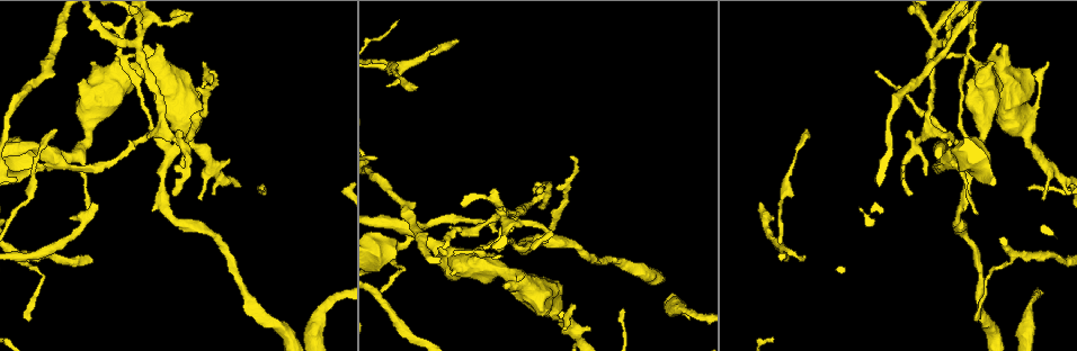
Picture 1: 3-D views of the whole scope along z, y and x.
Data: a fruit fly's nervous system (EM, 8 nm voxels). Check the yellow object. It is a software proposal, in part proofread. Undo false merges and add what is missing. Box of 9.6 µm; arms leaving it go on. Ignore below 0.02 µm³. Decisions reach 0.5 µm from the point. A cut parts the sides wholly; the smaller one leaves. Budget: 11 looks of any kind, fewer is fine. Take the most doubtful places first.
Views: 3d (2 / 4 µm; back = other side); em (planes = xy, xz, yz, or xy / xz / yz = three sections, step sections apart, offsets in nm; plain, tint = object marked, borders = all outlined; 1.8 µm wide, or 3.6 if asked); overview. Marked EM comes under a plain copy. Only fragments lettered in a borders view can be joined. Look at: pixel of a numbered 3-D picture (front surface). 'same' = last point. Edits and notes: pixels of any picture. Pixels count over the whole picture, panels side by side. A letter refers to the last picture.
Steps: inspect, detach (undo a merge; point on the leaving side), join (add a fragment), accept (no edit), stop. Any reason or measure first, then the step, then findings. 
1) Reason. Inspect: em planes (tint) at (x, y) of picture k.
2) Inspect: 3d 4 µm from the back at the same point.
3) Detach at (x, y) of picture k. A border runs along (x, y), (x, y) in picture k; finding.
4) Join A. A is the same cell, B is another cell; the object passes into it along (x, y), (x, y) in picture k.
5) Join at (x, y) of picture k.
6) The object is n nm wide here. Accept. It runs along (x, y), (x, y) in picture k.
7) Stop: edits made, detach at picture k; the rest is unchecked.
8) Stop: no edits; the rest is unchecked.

Abrupt turn. Inspect: em 3.6 µm planes (tint) at (948, 158) of picture 1.

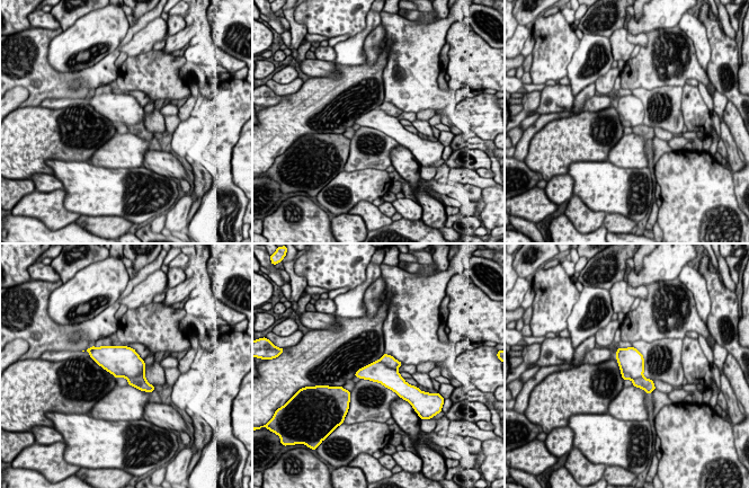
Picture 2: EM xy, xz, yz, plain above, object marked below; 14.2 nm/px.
What lies round it. Inspect: em 3.6 µm planes (borders) at the same point.

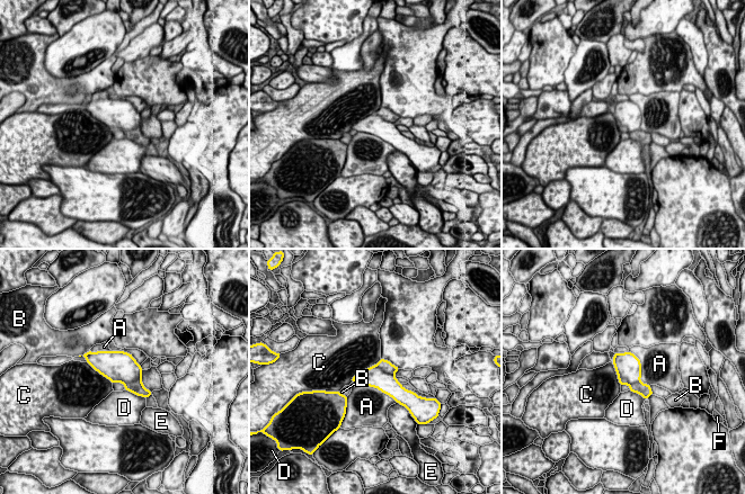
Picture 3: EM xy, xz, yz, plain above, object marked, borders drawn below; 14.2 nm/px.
Detach at (639, 387) of picture 3. A, B, C, D, E and F are other cells; a border runs along (617, 371), (629, 384), (639, 382) in picture 3; a second cell is stuck on.

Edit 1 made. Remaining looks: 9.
Redraw. Inspect: overview.

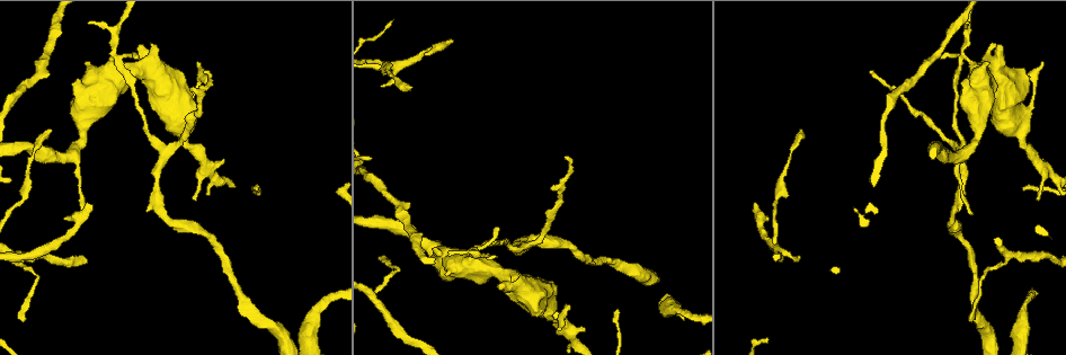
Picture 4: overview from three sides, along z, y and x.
An open end. Inspect: em yz step 16 (borders) at (798, 256) of picture 4.

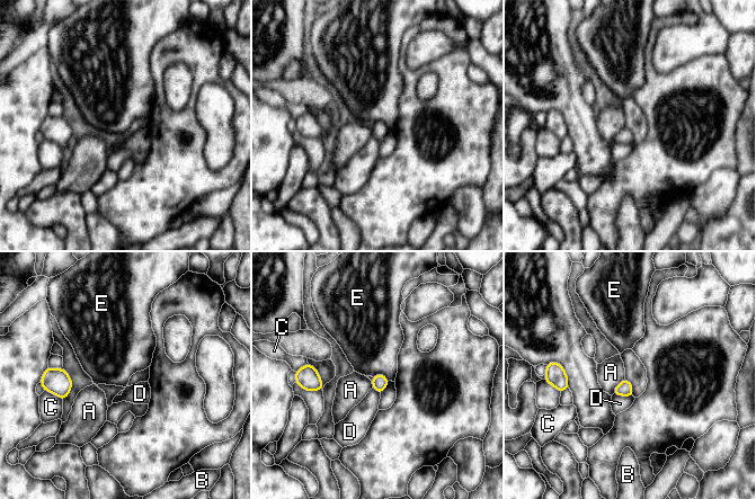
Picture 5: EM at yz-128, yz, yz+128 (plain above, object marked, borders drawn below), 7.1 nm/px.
Inspect: em xy step 8 (borders) at the same point.

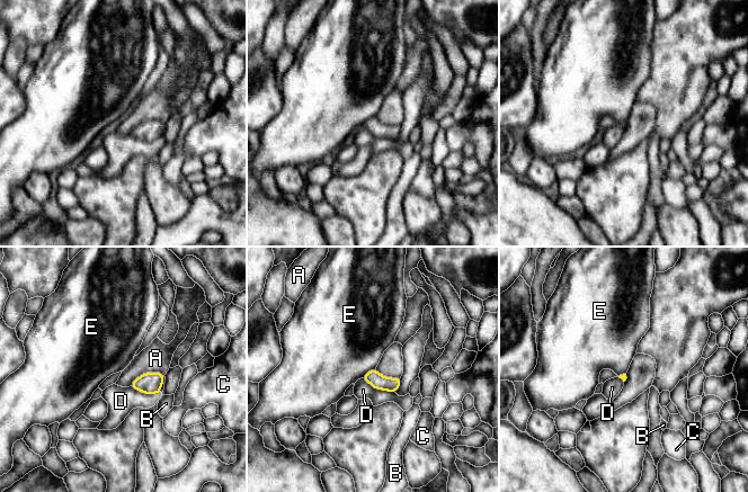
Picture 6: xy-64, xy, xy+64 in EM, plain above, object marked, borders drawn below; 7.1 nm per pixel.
Accept. A, B, C, D and E are other cells; a border runs along (375, 368), (366, 372), (361, 377) in picture 6; no lettered fragment goes on from it.

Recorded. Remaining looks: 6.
Branch stops here. Inspect: 3d 2 µm at (93, 206) of picture 4.

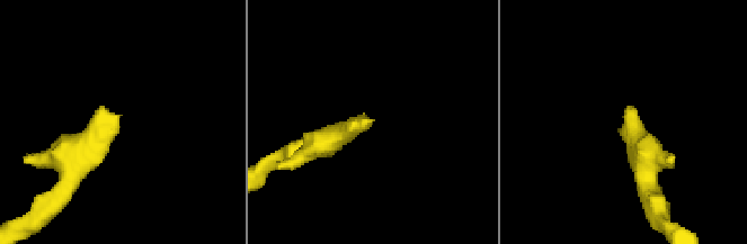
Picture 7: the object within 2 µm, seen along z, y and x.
Inspect: em yz step 4 (tint) at (115, 116) of picture 7.

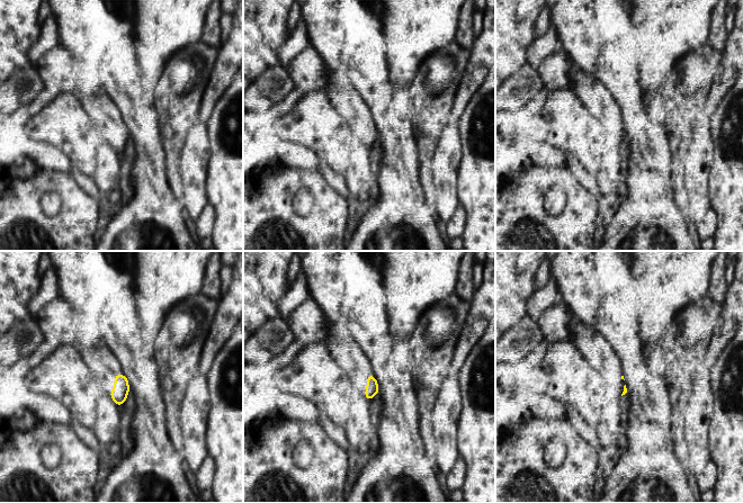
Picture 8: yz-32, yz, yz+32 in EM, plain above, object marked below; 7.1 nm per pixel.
Inspect: em planes (borders) at the same point.

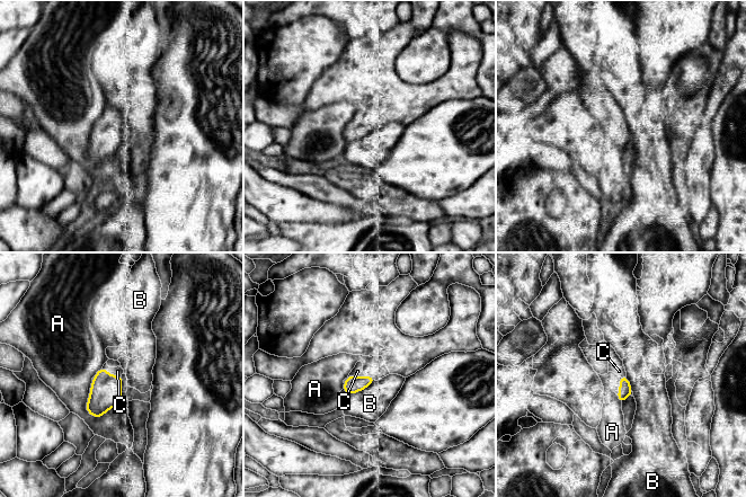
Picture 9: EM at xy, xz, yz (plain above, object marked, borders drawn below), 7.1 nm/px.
The longest contact is with A, 280 nm. Accept. A, B and C are other cells; a border runs along (103, 366), (110, 374), (121, 376) in picture 9; none of them fits.

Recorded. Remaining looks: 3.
An open end. Inspect: em planes (borders) at (368, 159) of picture 4.

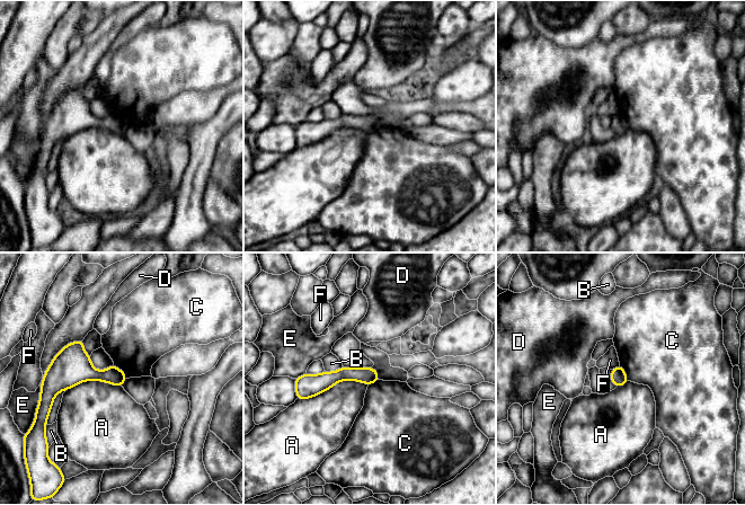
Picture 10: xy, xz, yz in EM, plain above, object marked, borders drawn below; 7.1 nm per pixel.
Accept. A, B, C, D, E and F are other cells; it runs along (375, 377), (340, 374), (302, 384) in picture 10; none of them fits.

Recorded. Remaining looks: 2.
Stop: edits made, detach at picture 3; the rest is unchecked.

